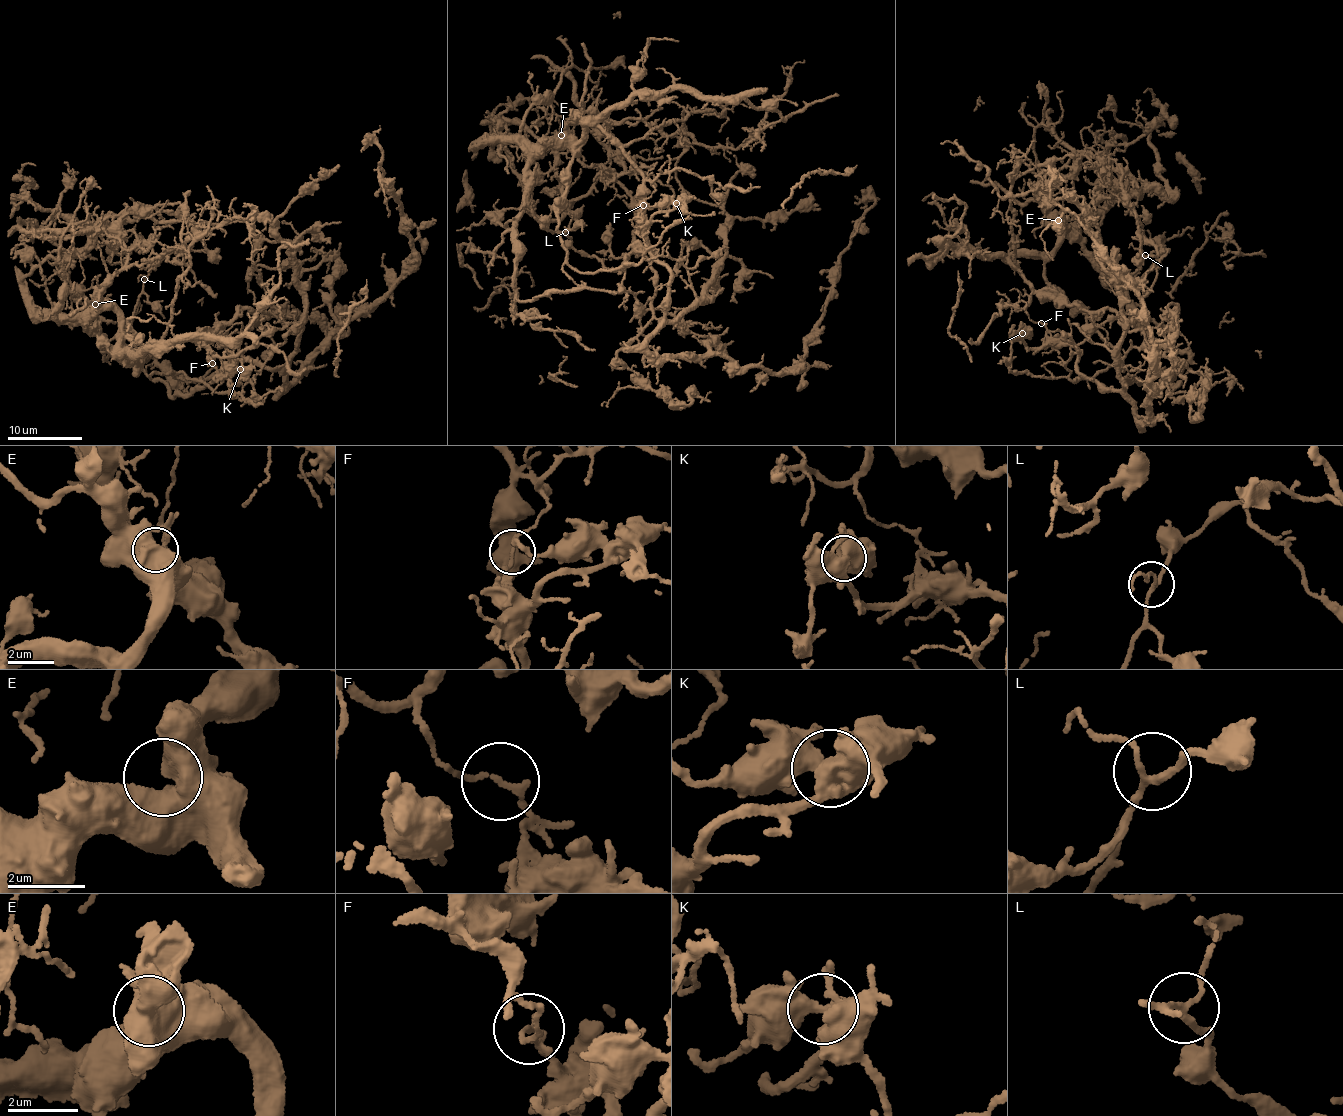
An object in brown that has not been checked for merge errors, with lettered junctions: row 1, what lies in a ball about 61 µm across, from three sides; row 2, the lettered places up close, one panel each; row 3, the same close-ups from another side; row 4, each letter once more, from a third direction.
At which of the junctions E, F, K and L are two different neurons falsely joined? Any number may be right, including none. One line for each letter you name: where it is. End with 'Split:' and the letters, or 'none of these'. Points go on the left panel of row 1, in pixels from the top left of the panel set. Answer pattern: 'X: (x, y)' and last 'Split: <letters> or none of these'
F: (212, 363)
Split: F

